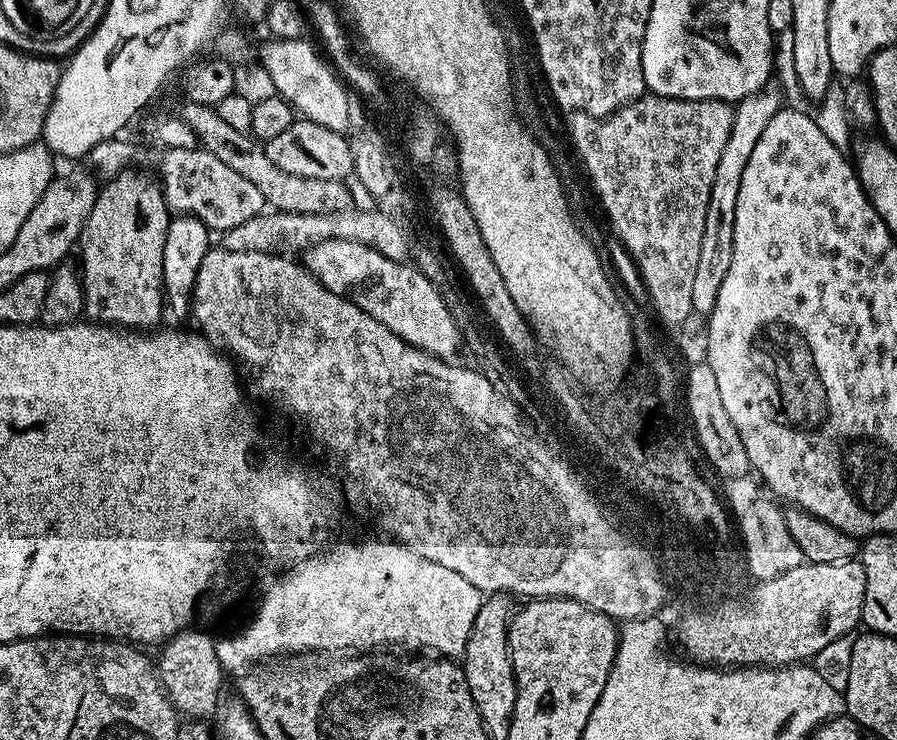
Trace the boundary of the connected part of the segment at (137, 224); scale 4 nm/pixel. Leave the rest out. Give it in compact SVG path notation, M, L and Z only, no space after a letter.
M125 170L111 177L108 184L96 193L96 201L80 233L78 271L84 286L83 315L89 321L119 326L124 330L144 330L160 315L165 315L166 301L162 283L162 250L166 246L166 230L170 213L164 201L163 187L155 179L151 180L144 172Z

